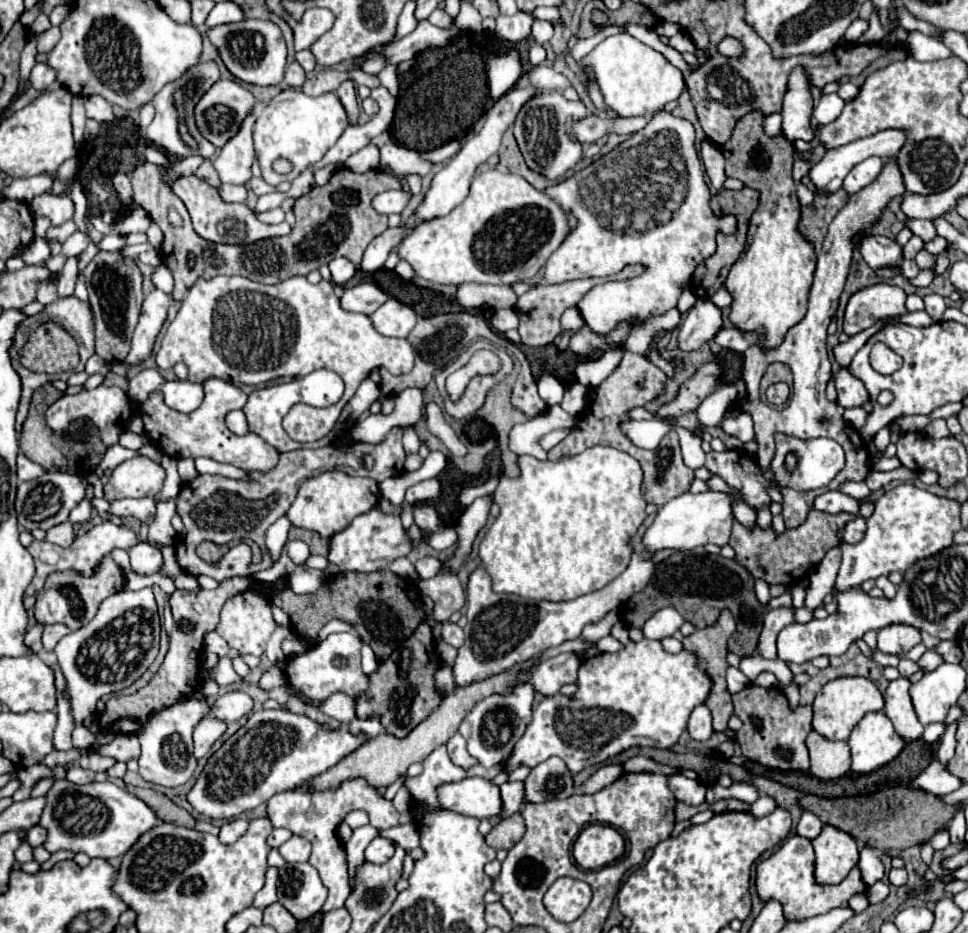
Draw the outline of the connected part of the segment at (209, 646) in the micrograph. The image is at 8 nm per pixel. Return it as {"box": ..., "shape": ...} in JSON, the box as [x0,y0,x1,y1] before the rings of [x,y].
{"box":[205,632,229,656],"shape":[[[209,632],[205,636],[205,650],[207,652],[215,652],[217,656],[227,656],[229,646],[227,646],[227,642],[217,632]]]}

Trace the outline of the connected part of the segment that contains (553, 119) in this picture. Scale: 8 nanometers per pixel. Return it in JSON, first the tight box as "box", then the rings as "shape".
{"box":[513,92,589,178],"shape":[[[543,92],[541,96],[529,100],[513,126],[517,144],[525,156],[525,162],[531,170],[545,174],[547,178],[559,178],[569,168],[573,168],[581,158],[581,142],[573,136],[573,122],[589,116],[587,106],[577,100],[569,102],[561,92]]]}

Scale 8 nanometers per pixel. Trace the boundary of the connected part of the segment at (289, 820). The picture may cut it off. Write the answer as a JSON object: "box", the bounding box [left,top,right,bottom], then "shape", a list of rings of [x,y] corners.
{"box":[267,780,399,912],"shape":[[[345,780],[337,788],[327,788],[327,790],[317,790],[317,788],[307,788],[307,786],[297,786],[287,792],[279,792],[267,800],[267,818],[271,820],[273,828],[287,828],[295,836],[307,838],[313,846],[309,864],[315,866],[321,874],[323,884],[331,890],[327,896],[327,902],[323,904],[323,912],[329,912],[333,908],[341,908],[351,894],[349,880],[347,880],[347,860],[345,860],[345,844],[339,840],[339,834],[335,828],[343,822],[343,818],[351,810],[363,810],[371,818],[371,824],[379,830],[397,826],[399,812],[395,806],[385,800],[377,788],[371,788],[367,780]]]}

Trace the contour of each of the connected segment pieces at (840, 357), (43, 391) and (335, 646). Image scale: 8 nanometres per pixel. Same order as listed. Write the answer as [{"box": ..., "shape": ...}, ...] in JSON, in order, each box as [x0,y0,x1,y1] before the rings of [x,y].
[{"box":[833,320,885,366],"shape":[[[879,320],[879,322],[873,324],[871,328],[859,332],[859,334],[855,334],[855,336],[851,336],[847,342],[837,344],[837,346],[833,348],[833,354],[835,354],[835,360],[839,362],[839,366],[849,366],[851,360],[853,360],[853,356],[857,354],[857,350],[859,350],[883,324],[885,324],[885,320]]]},{"box":[19,384,69,472],"shape":[[[45,384],[35,390],[31,400],[29,416],[23,424],[23,434],[19,438],[23,454],[37,462],[45,472],[61,472],[67,466],[67,458],[63,452],[69,452],[67,440],[63,436],[51,432],[51,428],[45,424],[45,412],[55,396],[63,396],[53,384]]]},{"box":[285,634,369,700],"shape":[[[329,634],[321,644],[309,648],[303,654],[291,656],[285,662],[285,678],[291,686],[299,688],[303,694],[315,700],[327,700],[335,692],[359,698],[359,692],[367,688],[369,680],[369,676],[361,670],[361,646],[363,640],[359,634]]]}]

